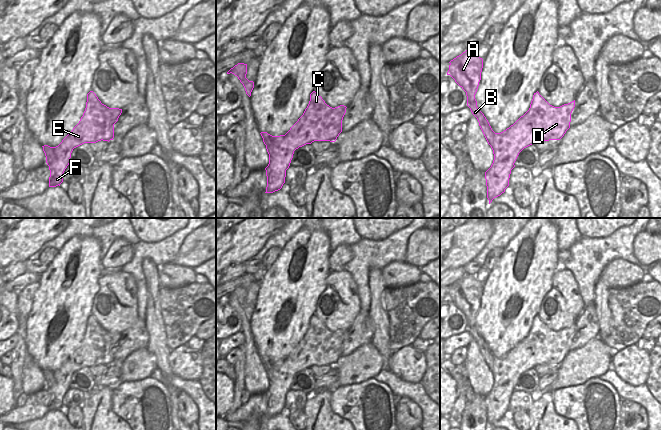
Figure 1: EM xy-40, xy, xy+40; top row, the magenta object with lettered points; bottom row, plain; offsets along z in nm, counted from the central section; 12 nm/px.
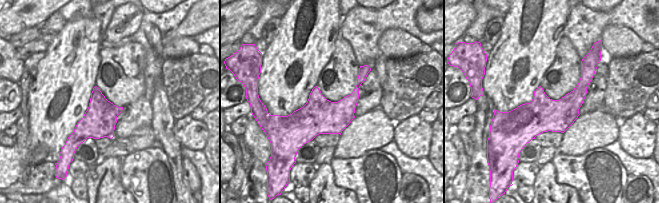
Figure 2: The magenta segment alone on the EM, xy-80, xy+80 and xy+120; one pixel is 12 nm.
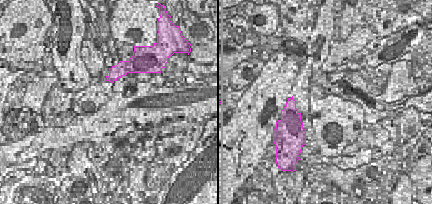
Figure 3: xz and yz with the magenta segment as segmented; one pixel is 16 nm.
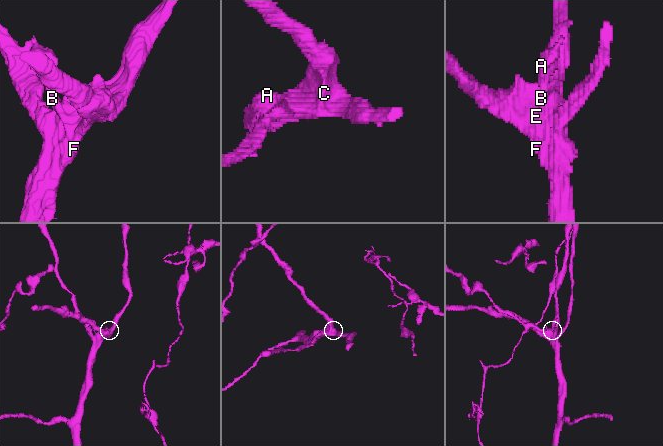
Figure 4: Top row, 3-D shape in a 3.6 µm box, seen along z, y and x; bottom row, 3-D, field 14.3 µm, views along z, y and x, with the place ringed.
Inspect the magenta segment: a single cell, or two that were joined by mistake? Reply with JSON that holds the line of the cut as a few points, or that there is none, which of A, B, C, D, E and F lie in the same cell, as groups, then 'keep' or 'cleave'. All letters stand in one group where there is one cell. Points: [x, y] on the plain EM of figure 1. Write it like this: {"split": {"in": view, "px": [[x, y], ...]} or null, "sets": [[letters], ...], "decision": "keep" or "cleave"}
{"split": {"in": "xy+40", "px": [[495, 357], [493, 367], [490, 369]]}, "sets": [["A", "B"], ["C", "D", "E", "F"]], "decision": "cleave"}

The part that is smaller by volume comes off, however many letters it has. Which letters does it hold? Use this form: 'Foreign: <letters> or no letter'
Foreign: A, B.

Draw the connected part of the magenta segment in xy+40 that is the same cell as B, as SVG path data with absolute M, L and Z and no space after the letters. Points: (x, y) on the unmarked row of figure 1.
M465 275L451 284L447 299L450 299L455 306L466 316L467 330L477 342L479 350L491 370L494 368L494 358L488 344L478 333L475 318L481 304L483 283L475 275Z

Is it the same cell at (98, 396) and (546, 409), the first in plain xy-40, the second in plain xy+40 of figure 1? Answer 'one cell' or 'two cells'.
one cell

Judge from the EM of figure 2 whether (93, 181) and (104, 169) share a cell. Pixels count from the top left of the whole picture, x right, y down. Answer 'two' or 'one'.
one

